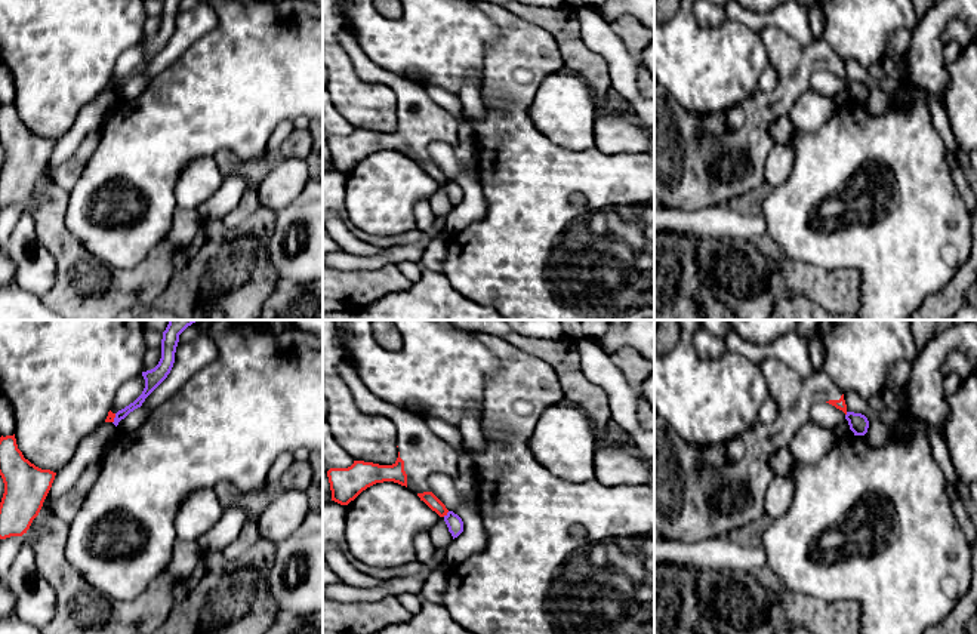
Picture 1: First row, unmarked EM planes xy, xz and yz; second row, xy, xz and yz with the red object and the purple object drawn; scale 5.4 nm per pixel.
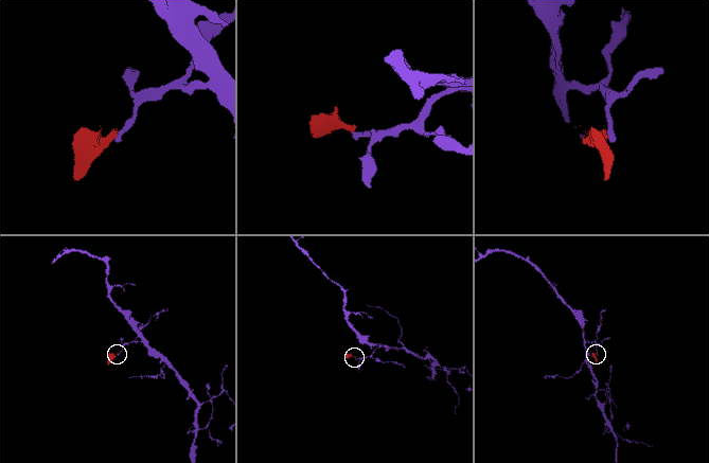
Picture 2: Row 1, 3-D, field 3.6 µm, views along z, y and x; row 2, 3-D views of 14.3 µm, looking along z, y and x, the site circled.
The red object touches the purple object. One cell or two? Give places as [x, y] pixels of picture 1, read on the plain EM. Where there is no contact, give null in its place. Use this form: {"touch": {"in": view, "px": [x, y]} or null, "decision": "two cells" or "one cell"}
{"touch": {"in": "xz", "px": [446, 181]}, "decision": "two cells"}

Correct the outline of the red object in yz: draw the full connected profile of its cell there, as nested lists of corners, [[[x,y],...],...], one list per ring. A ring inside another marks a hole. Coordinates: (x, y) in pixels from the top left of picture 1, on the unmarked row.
[[[776,27],[764,28],[759,34],[770,67],[779,73],[779,84],[773,92],[749,98],[740,129],[731,129],[721,136],[700,138],[697,132],[703,117],[687,111],[663,86],[654,84],[654,196],[662,209],[688,213],[718,203],[742,209],[755,204],[765,191],[764,161],[774,147],[771,123],[789,114],[799,96],[810,89],[814,73],[826,70],[847,83],[844,62],[825,40],[813,40],[802,46]]]

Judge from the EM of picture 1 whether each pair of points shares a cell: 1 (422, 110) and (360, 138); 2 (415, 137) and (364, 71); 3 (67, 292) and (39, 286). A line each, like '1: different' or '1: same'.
1: same
2: same
3: different

